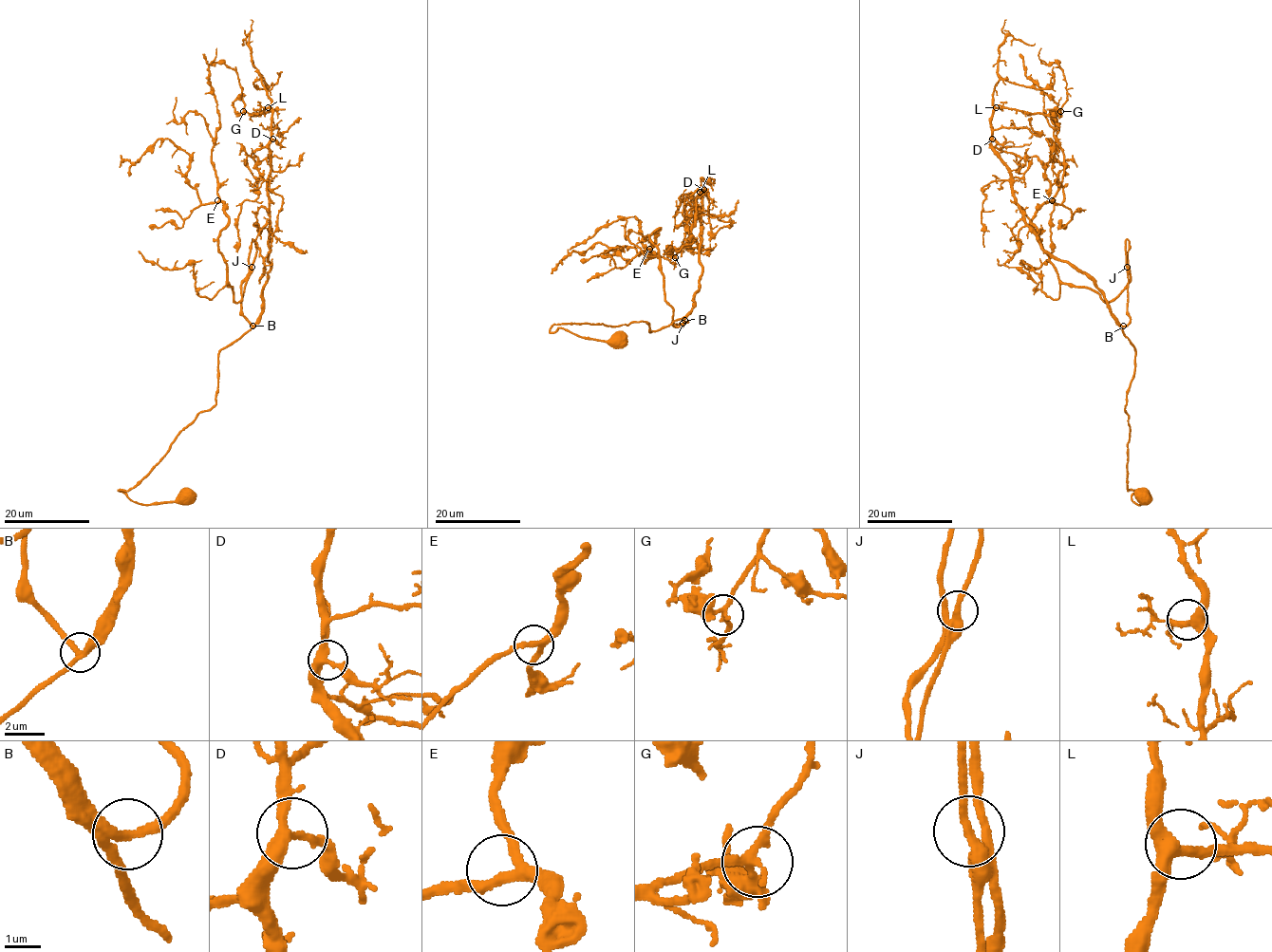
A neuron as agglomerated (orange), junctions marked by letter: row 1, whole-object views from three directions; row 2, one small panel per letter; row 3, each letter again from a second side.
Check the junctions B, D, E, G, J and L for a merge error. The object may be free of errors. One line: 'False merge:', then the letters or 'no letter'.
False merge: no letter

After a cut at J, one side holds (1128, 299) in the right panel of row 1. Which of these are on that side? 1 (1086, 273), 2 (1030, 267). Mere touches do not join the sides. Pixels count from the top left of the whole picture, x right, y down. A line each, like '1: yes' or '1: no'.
1: yes
2: no

